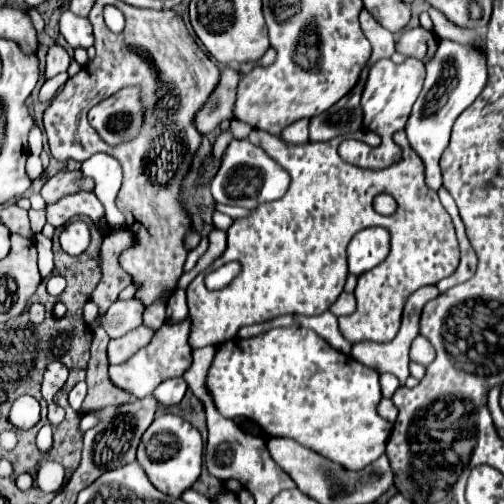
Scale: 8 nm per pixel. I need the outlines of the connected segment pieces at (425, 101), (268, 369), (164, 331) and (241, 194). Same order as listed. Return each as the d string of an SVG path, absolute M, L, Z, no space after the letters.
M440 41L436 55L426 65L426 81L420 97L416 99L410 119L406 123L406 135L412 149L422 157L426 171L426 184L434 191L442 187L442 173L440 173L440 157L450 141L450 131L456 117L480 95L486 85L488 71L486 71L486 53L474 47L456 43L456 41Z
M298 325L272 329L250 339L234 337L222 343L208 369L206 389L212 393L212 401L220 415L228 419L246 417L260 425L264 435L290 437L306 449L312 449L350 471L360 471L368 467L370 461L376 461L386 451L386 443L392 433L392 423L376 413L382 399L378 373L360 365L354 357L332 349L312 329Z
M186 319L182 323L176 323L176 325L162 325L154 333L152 341L136 353L136 357L130 357L130 361L126 361L122 365L110 365L110 369L108 369L110 381L118 389L124 389L124 391L132 393L132 397L136 397L136 399L152 395L152 391L162 381L172 379L172 377L182 377L184 371L190 367L192 349L188 345L188 335L190 335L190 319Z
M234 139L228 145L228 149L224 151L222 167L220 167L218 175L212 179L210 189L218 203L254 209L260 203L280 199L286 193L288 185L290 185L288 171L284 171L280 165L276 165L276 161L272 161L272 157L268 157L268 153L264 153L264 149L260 149L258 145L252 145L248 139L242 139L242 141Z

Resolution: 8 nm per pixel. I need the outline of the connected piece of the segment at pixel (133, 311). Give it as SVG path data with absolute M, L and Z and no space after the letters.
M134 297L128 301L114 301L100 323L106 329L106 333L114 339L140 327L142 313L144 313L144 305Z

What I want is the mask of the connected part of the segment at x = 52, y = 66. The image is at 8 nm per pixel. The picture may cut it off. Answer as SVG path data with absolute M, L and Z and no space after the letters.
M52 45L46 55L46 79L66 71L70 65L70 55L62 45Z

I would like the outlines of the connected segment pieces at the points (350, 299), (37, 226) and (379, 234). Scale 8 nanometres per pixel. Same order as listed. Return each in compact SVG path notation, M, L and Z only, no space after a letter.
M340 293L340 297L330 305L330 311L336 315L336 317L342 317L342 315L350 315L354 313L356 309L356 299L352 293Z
M30 209L28 211L28 216L30 223L32 223L32 229L36 231L36 233L40 233L42 231L42 227L44 227L44 223L46 223L46 210L33 210Z
M368 227L356 233L348 245L348 269L352 275L362 275L364 271L380 265L388 257L390 233L382 227Z

